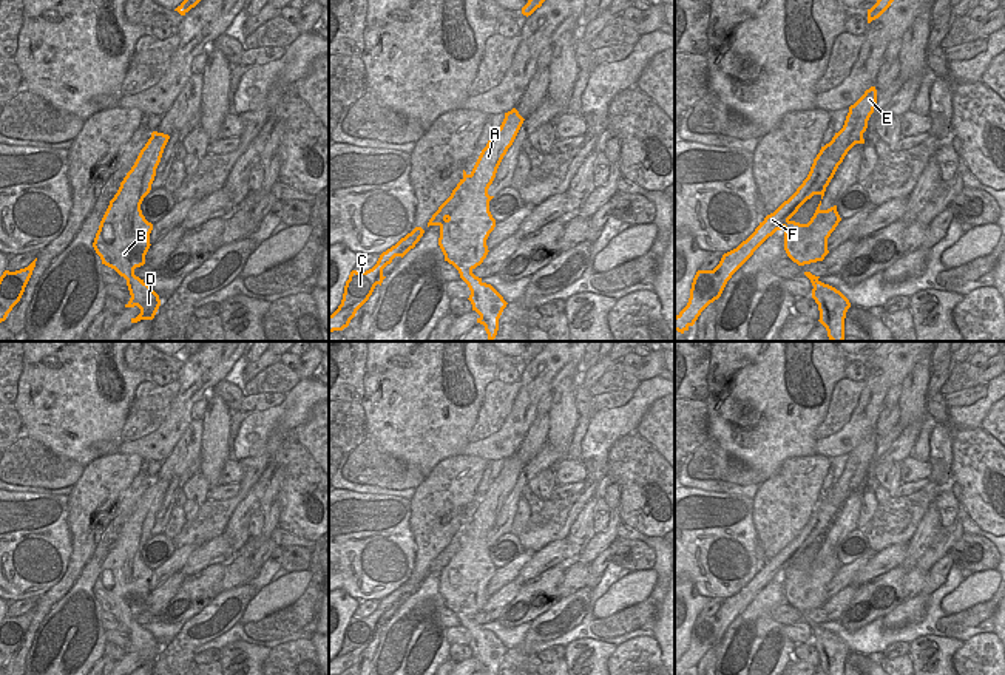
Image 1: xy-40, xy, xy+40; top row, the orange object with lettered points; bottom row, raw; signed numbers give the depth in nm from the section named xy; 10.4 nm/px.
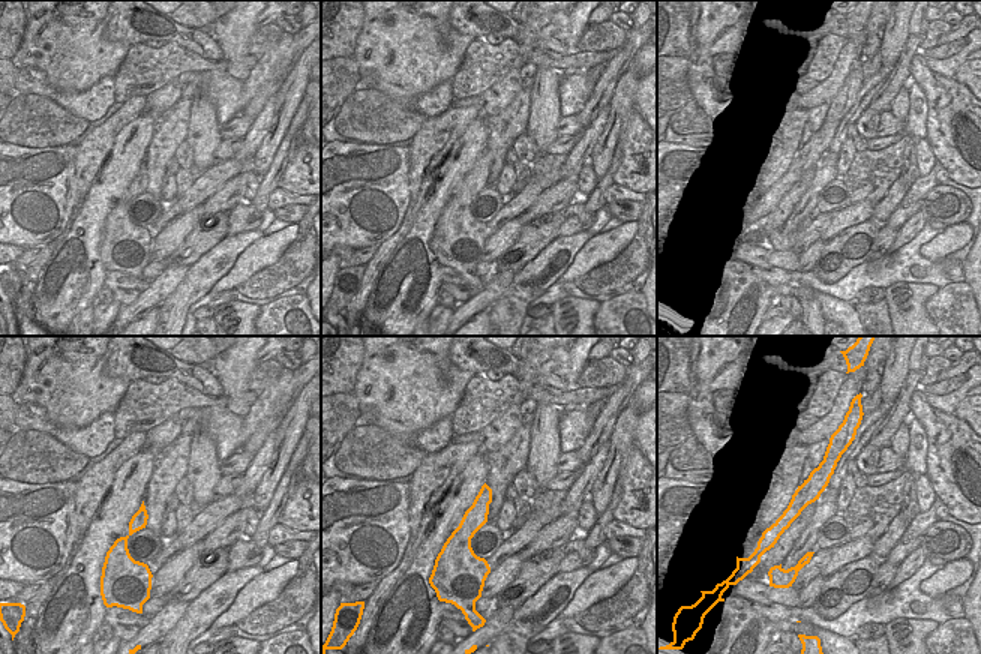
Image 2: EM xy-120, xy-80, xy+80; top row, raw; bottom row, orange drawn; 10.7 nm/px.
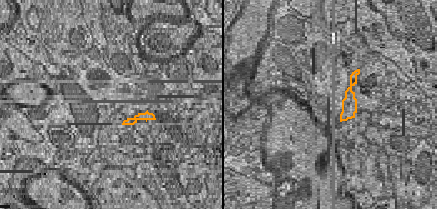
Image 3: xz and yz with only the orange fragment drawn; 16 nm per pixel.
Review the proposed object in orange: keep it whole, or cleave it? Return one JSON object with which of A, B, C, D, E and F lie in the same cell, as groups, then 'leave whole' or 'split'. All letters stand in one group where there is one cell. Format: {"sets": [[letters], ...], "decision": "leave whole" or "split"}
{"sets": [["A", "B", "D", "E"], ["C", "F"]], "decision": "split"}

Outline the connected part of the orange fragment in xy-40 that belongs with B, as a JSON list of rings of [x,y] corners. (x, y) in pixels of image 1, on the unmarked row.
[[[151,479],[134,511],[120,528],[117,539],[110,547],[93,589],[102,610],[114,615],[127,626],[131,644],[125,653],[137,652],[140,655],[140,660],[131,664],[131,669],[153,666],[161,652],[159,641],[134,621],[134,615],[145,610],[145,601],[151,592],[153,570],[142,561],[140,550],[151,536],[168,485],[168,480]]]

